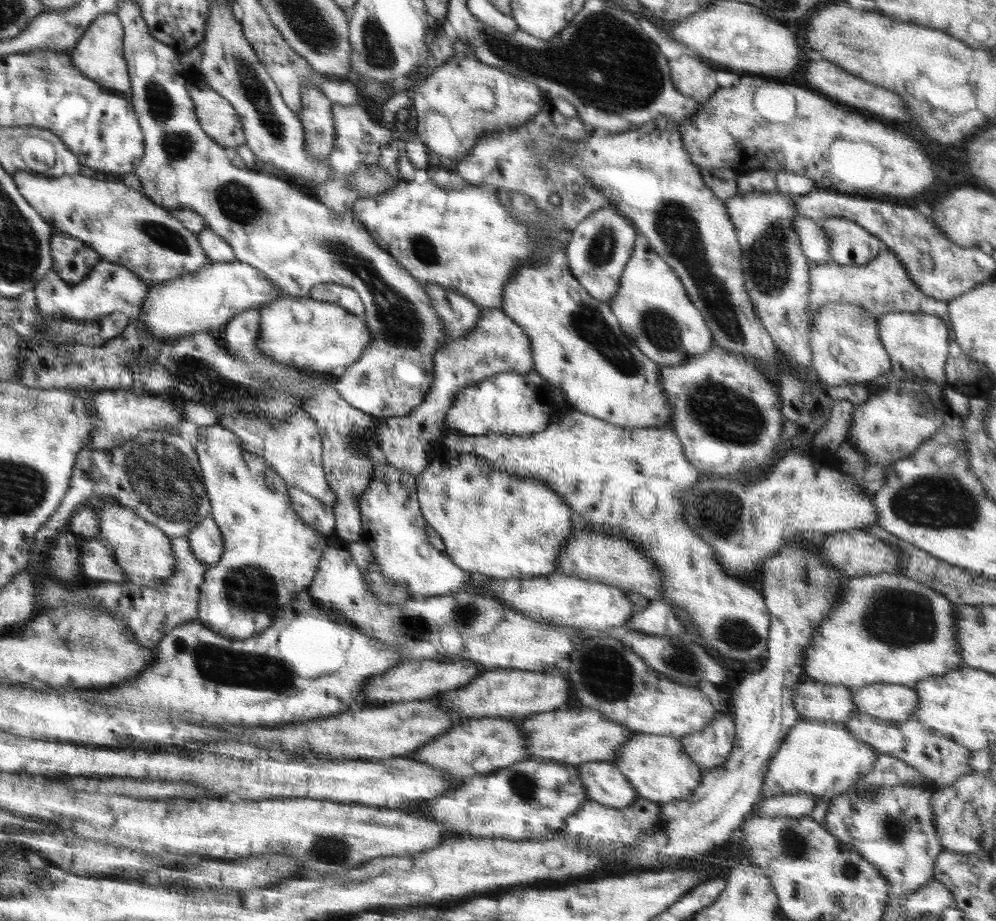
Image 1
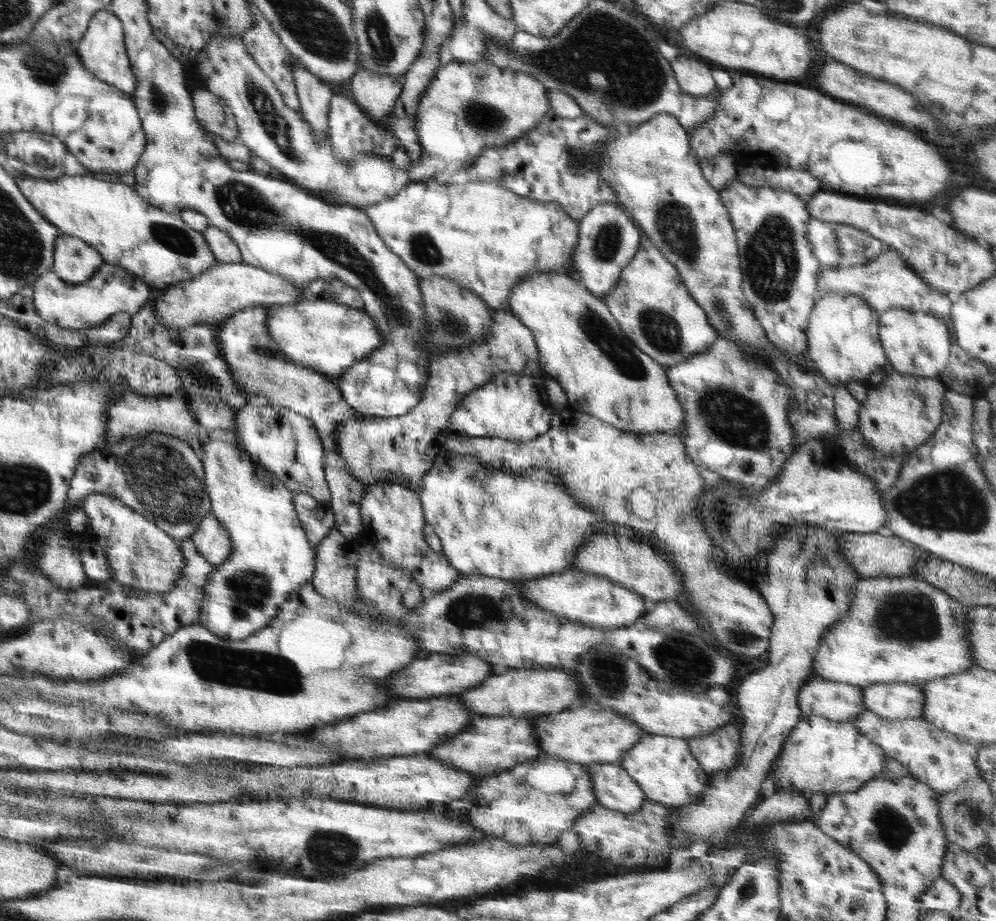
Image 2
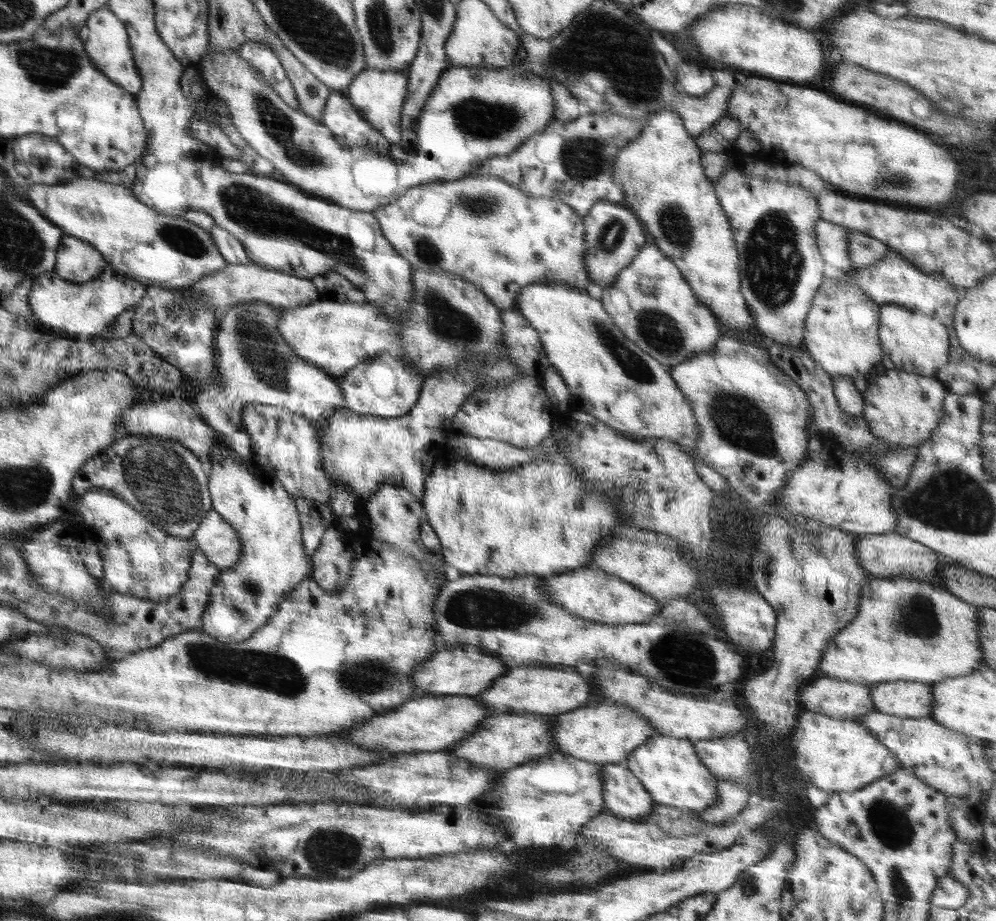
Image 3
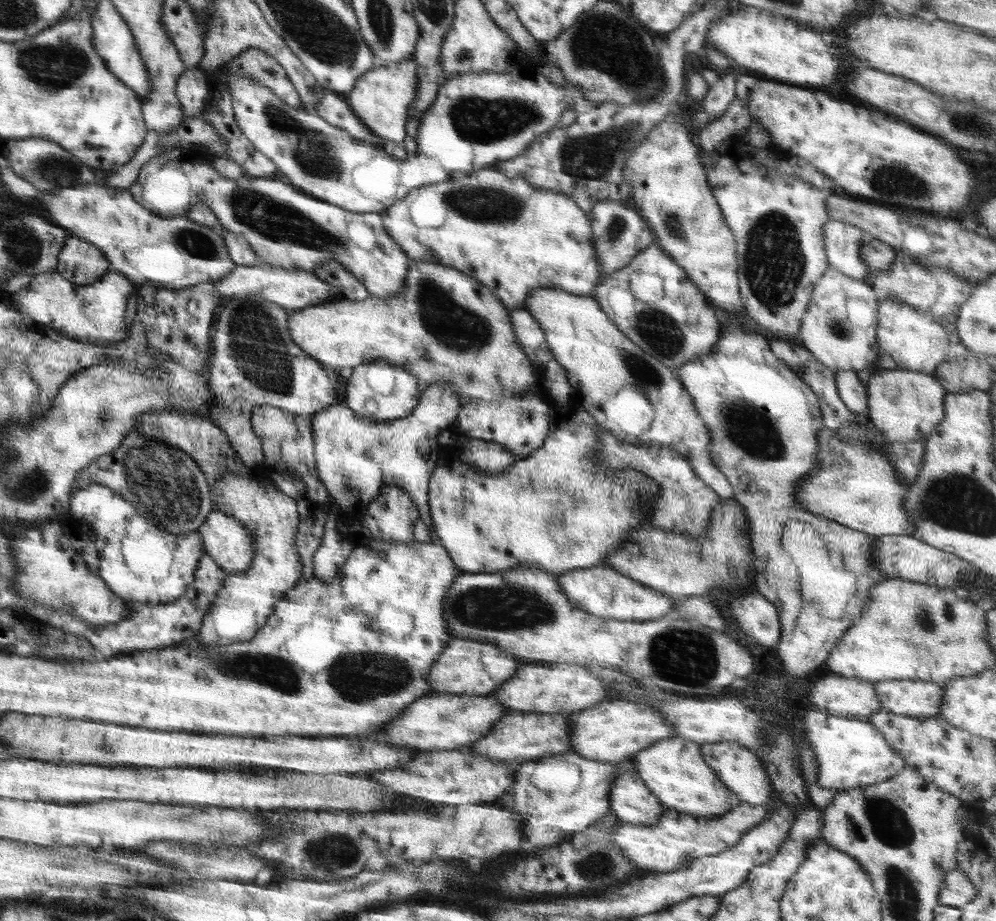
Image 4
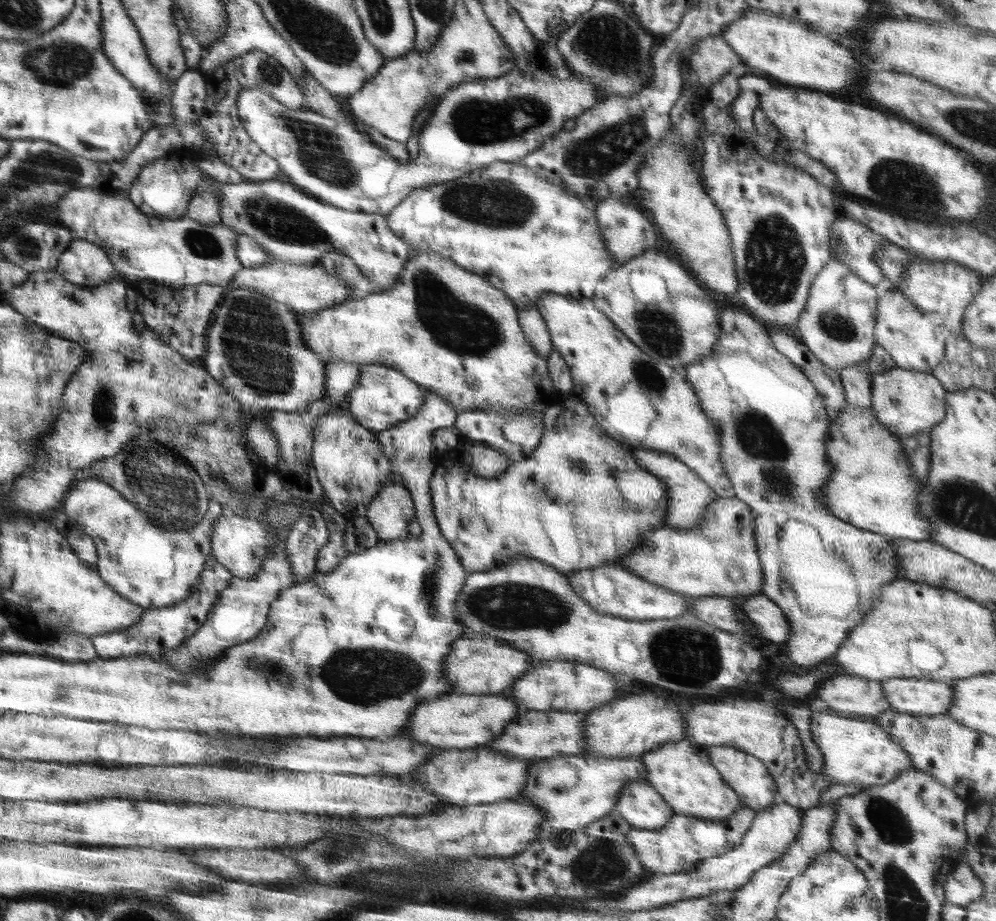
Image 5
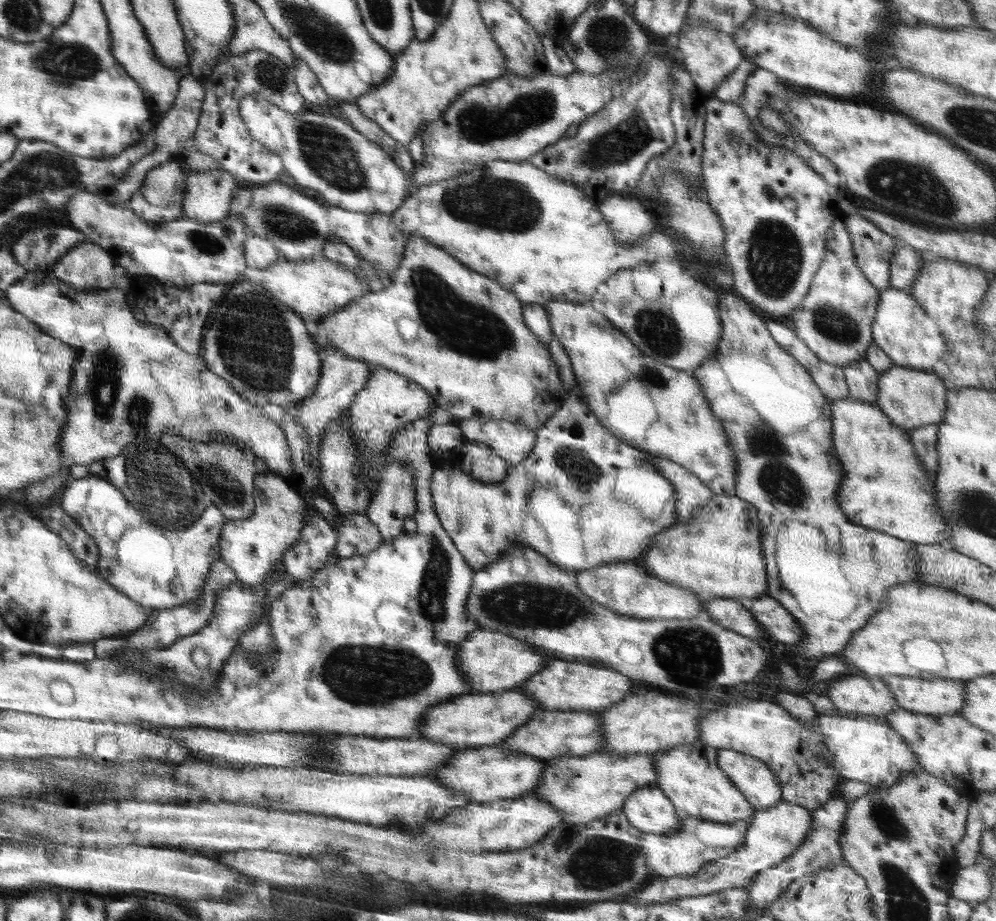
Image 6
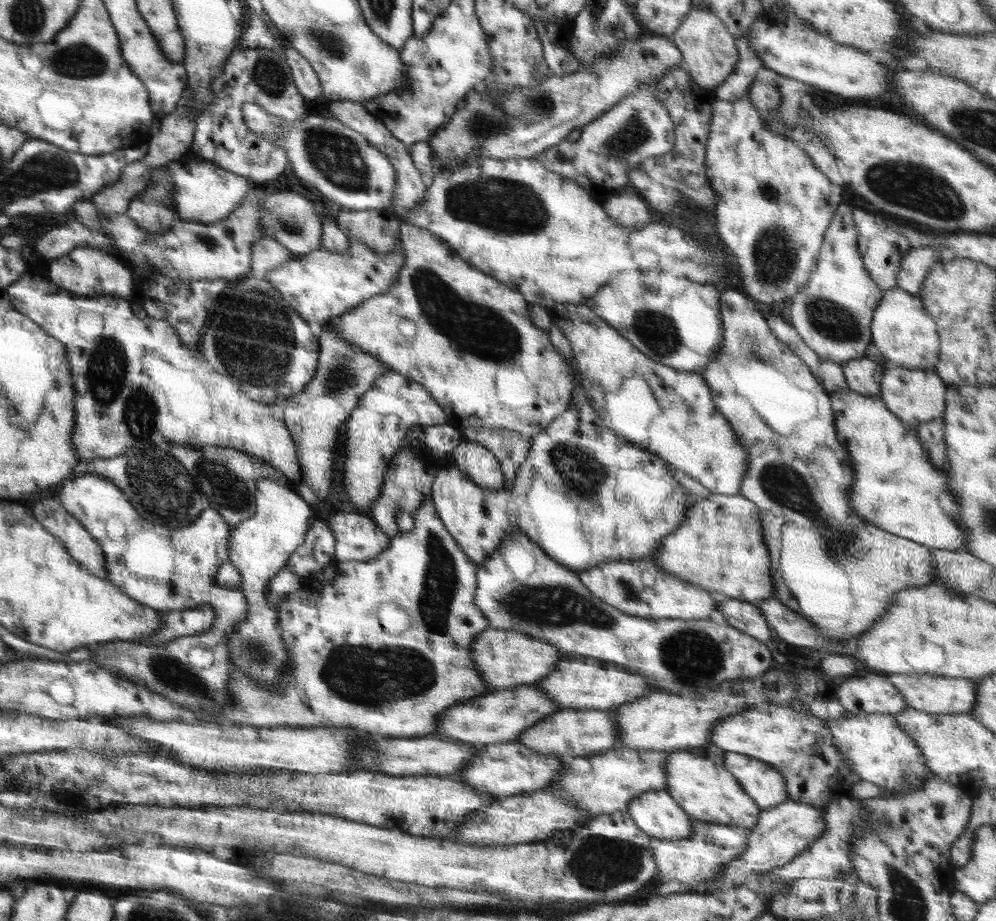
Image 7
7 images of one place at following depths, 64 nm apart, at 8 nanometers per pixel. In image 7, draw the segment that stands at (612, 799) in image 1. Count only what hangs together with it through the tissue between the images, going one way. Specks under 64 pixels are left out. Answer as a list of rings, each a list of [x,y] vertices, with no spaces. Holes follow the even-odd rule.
[[[649,791],[636,796],[627,811],[633,824],[651,838],[682,841],[692,834],[693,819],[666,791]]]

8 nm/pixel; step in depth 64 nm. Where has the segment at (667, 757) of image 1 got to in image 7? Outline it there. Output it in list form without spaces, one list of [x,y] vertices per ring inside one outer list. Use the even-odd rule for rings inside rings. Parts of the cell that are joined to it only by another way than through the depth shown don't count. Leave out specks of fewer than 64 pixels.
[[[710,743],[703,747],[670,751],[666,760],[666,792],[693,820],[703,824],[740,826],[749,832],[758,824],[762,810],[724,767],[724,752],[725,750]]]

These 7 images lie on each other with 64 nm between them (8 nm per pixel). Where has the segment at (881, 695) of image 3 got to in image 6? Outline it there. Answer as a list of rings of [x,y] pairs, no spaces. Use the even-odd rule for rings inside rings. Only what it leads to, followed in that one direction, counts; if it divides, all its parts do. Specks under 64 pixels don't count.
[[[886,675],[882,678],[896,697],[898,708],[929,715],[954,715],[964,706],[966,681],[954,679],[925,679],[915,676]]]

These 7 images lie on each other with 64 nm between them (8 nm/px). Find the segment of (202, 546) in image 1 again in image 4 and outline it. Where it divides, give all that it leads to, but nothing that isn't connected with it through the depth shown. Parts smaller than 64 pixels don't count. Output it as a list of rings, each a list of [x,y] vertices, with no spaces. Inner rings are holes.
[[[212,510],[198,529],[204,551],[227,573],[246,572],[254,556],[254,535],[232,515]]]

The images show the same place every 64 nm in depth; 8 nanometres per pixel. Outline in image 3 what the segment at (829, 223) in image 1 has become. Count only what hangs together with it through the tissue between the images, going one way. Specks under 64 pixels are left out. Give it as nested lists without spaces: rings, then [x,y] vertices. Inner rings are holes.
[[[852,229],[848,230],[848,249],[852,263],[858,268],[878,264],[892,250],[885,242]]]

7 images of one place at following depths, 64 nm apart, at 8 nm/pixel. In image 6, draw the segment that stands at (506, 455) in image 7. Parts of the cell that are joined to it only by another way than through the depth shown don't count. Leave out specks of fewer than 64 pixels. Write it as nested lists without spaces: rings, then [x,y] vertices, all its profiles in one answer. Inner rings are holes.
[[[472,416],[462,418],[456,424],[467,442],[476,441],[489,446],[503,458],[507,470],[520,464],[530,454],[536,441],[534,432],[506,420],[484,420],[482,416]]]

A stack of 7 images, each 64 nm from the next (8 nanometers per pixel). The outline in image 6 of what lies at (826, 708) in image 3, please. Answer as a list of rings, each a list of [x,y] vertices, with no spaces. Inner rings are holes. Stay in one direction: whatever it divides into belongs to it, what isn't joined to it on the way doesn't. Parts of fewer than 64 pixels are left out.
[[[850,675],[834,680],[828,697],[842,716],[885,716],[898,709],[890,687],[876,676]]]

